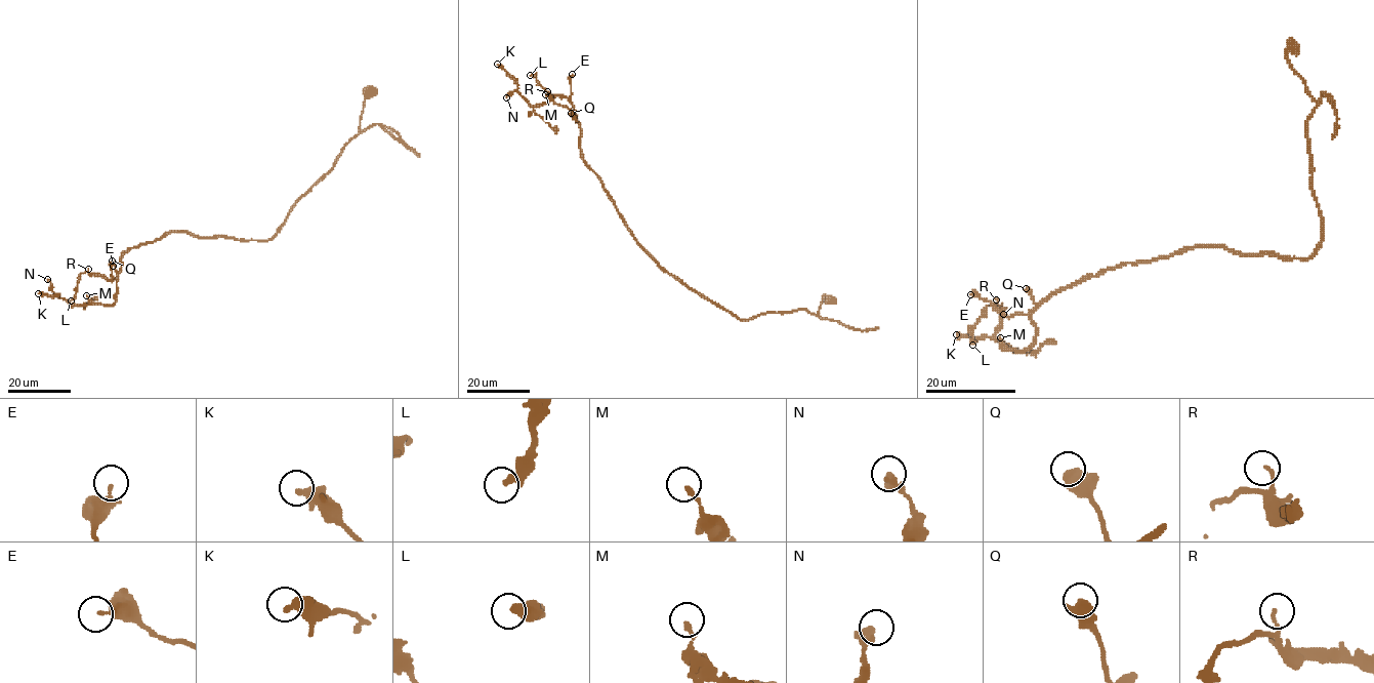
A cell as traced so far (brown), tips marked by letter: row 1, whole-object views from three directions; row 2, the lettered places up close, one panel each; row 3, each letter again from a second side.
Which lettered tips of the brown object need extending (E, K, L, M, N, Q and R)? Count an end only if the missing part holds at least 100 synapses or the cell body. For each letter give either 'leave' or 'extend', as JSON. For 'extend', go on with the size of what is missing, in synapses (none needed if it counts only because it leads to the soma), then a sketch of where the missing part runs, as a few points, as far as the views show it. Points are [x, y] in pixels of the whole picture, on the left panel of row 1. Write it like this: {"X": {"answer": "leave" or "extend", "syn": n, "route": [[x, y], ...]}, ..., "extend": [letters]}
{"E": {"answer": "leave"}, "K": {"answer": "leave"}, "L": {"answer": "leave"}, "M": {"answer": "leave"}, "N": {"answer": "leave"}, "Q": {"answer": "leave"}, "R": {"answer": "leave"}, "extend": []}

